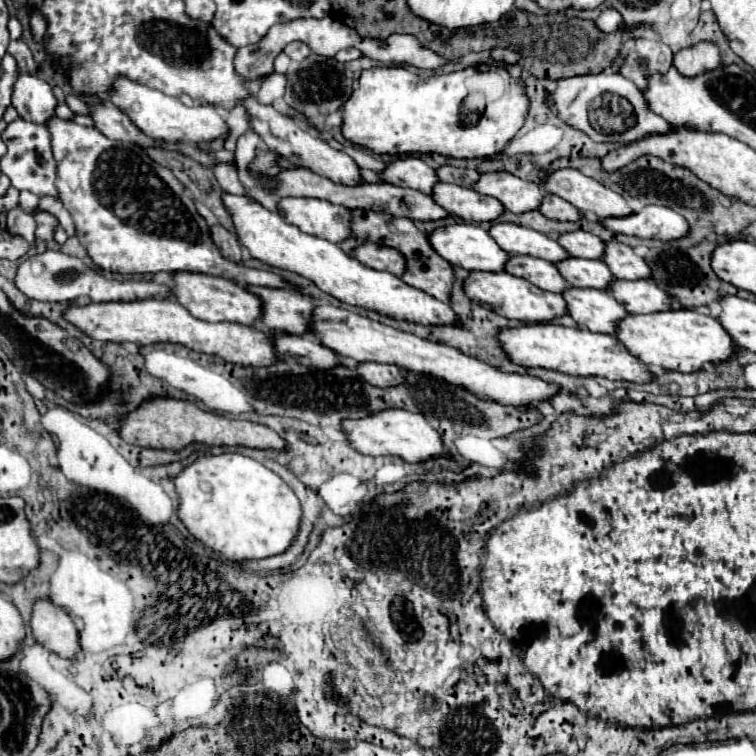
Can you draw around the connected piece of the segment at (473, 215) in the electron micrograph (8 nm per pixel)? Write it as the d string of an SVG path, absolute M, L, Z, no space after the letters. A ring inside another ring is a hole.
M440 182L440 186L436 186L432 198L450 214L460 216L468 222L492 222L504 212L504 206L496 198L484 196L472 188L452 186L446 182Z

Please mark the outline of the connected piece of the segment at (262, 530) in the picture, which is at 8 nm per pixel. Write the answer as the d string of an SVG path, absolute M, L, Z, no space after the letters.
M230 452L198 458L174 478L174 484L180 494L178 518L196 540L228 560L260 560L282 554L300 530L302 508L292 488L248 456Z

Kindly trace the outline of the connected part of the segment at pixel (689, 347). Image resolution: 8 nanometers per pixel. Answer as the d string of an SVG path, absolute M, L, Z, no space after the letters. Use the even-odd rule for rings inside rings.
M680 308L668 310L664 314L630 314L620 322L616 338L628 346L630 354L636 354L640 362L652 368L676 370L676 372L696 372L706 364L722 364L738 354L738 346L732 336L722 328L718 318L698 314L696 310Z

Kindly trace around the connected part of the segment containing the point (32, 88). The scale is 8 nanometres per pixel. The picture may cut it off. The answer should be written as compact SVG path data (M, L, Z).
M20 74L12 94L12 106L18 114L34 124L46 124L56 116L58 100L52 92L52 86L38 76Z

